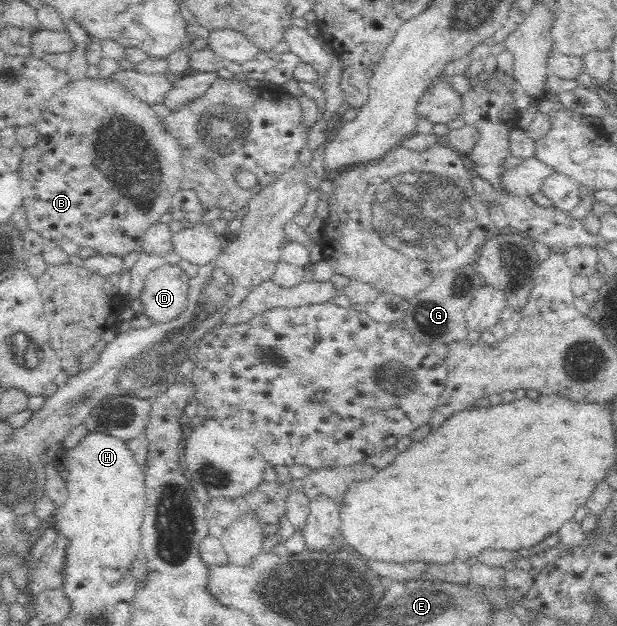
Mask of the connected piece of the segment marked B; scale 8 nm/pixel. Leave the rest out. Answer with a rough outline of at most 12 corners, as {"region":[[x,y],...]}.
{"region":[[117,81],[47,100],[16,174],[27,229],[127,257],[181,145]]}

